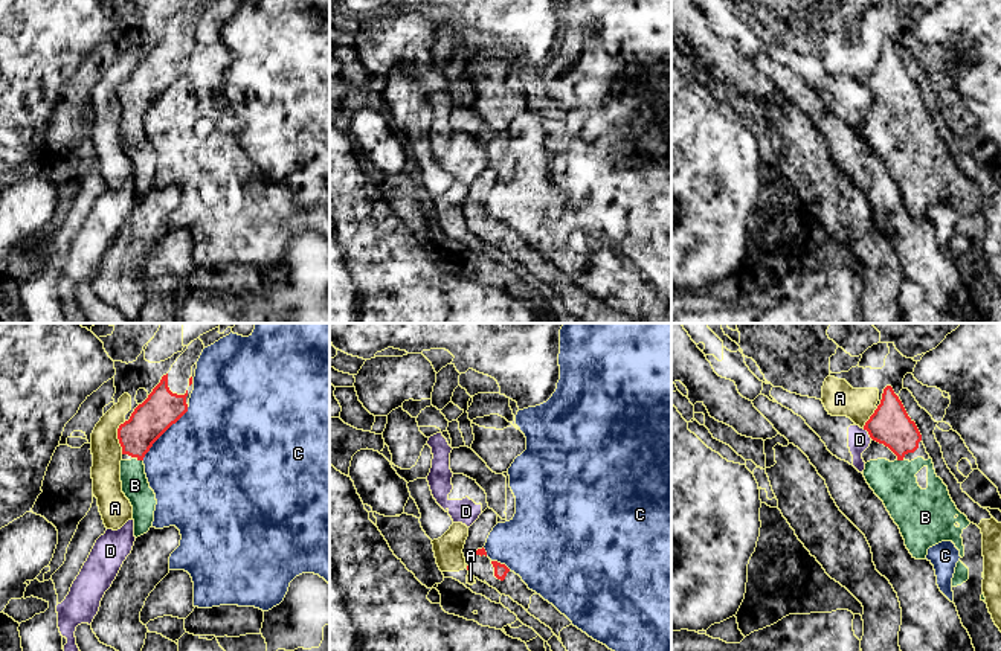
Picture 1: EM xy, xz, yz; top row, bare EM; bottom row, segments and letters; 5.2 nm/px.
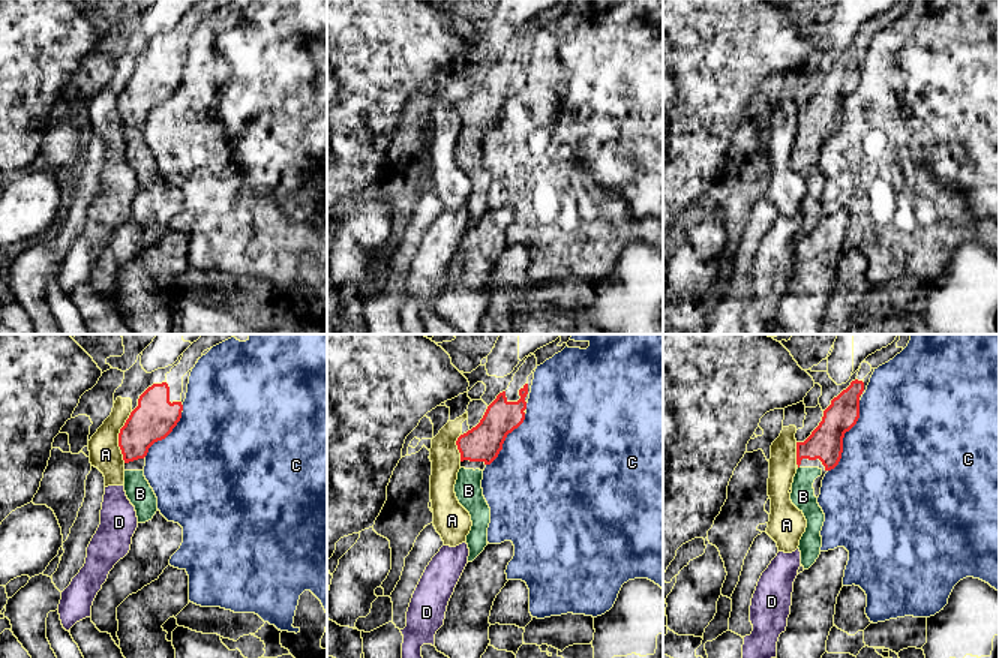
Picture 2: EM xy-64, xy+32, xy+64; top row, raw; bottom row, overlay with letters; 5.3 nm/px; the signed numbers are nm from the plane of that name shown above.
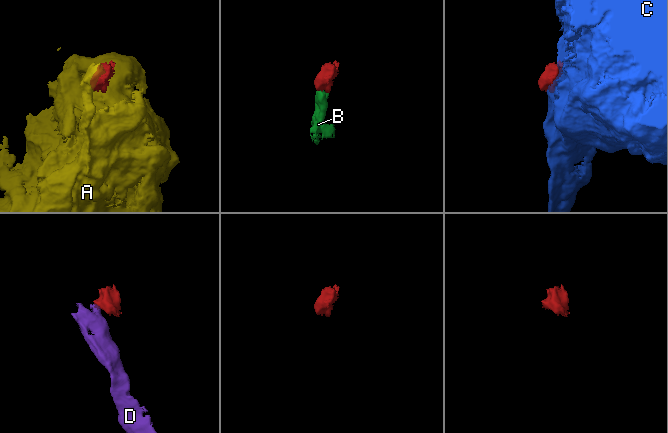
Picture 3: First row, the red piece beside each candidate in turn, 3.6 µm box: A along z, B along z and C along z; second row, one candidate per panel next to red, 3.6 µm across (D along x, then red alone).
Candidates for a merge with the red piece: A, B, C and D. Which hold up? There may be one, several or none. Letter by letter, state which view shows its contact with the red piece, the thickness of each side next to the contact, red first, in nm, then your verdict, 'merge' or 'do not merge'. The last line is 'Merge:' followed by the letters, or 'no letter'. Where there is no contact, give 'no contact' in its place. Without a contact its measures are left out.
A: contact in xy; calibres 200 and 160 nm; do not merge
B: contact in xy; calibres 200 and 140 nm; merge
C: contact in xy; calibres 200 and 500 nm; do not merge
D: contact in yz; calibres 220 and 120 nm; do not merge
Merge: B

